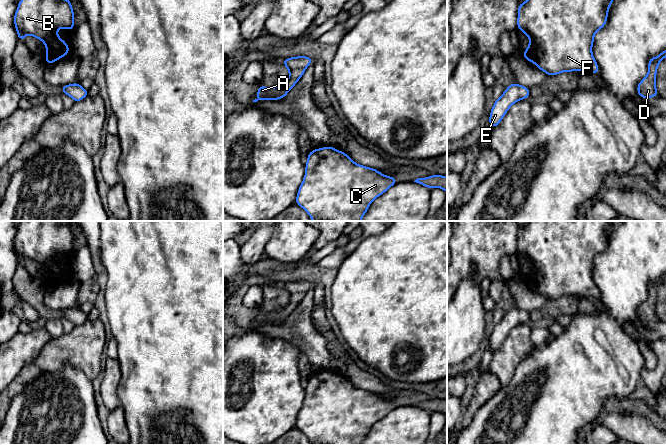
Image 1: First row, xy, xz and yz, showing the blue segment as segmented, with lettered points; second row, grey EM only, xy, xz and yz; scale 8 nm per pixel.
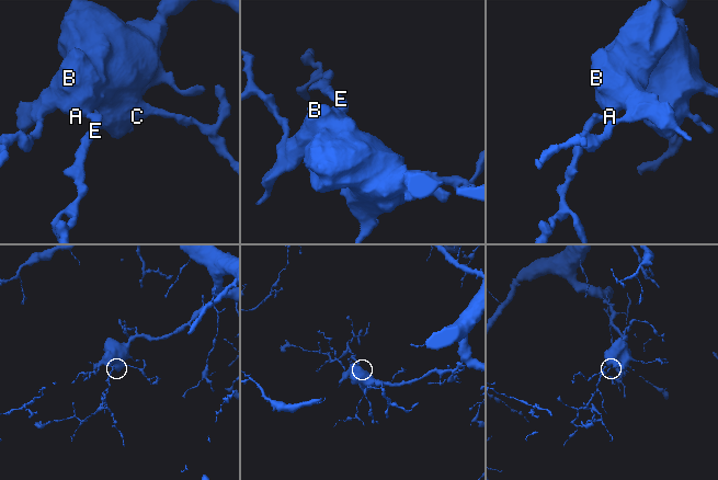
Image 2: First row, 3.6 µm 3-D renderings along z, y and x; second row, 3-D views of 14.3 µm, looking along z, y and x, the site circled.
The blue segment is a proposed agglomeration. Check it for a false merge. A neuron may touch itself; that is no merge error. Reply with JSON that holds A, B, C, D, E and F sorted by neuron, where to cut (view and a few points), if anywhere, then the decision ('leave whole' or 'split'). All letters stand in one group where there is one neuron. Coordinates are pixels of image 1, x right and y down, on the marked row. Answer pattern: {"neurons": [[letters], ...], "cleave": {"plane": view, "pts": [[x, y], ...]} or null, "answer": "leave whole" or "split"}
{"neurons": [["A", "B", "C", "D", "E", "F"]], "cleave": null, "answer": "leave whole"}

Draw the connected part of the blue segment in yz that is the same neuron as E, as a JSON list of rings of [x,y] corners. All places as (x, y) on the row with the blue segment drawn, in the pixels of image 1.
[[[511,83],[504,91],[504,93],[494,102],[490,116],[489,125],[494,129],[497,127],[503,117],[508,112],[509,108],[519,100],[525,100],[530,96],[530,89],[528,87]]]

